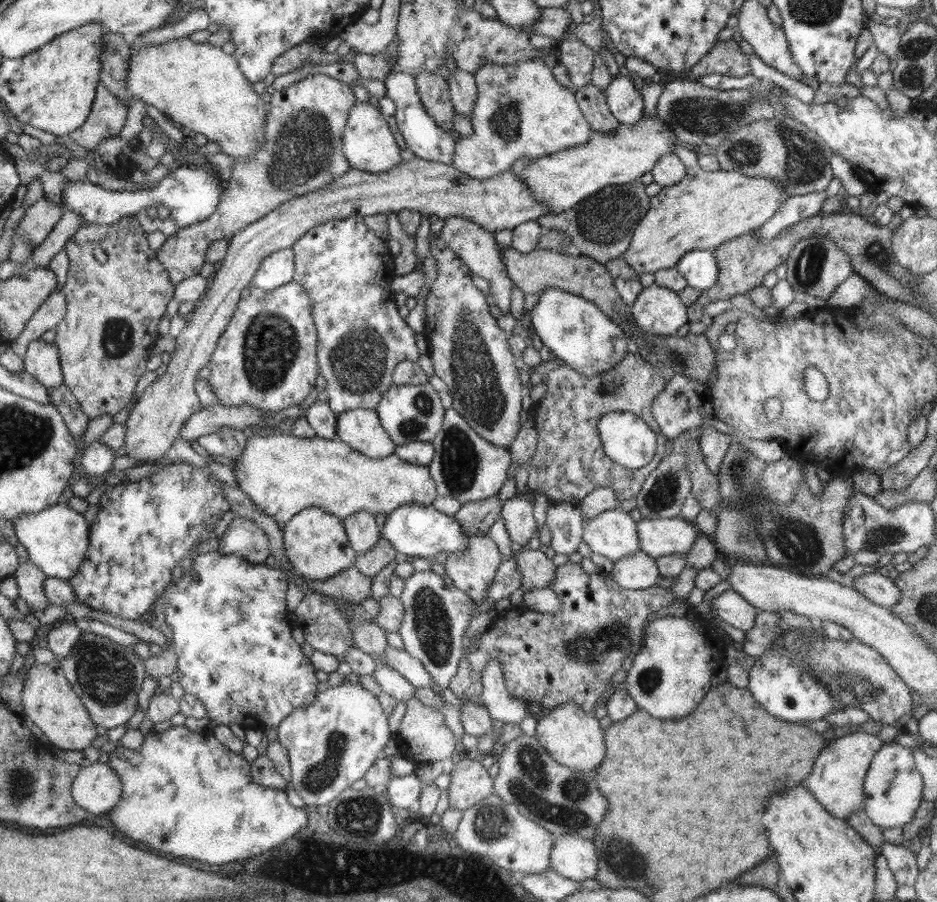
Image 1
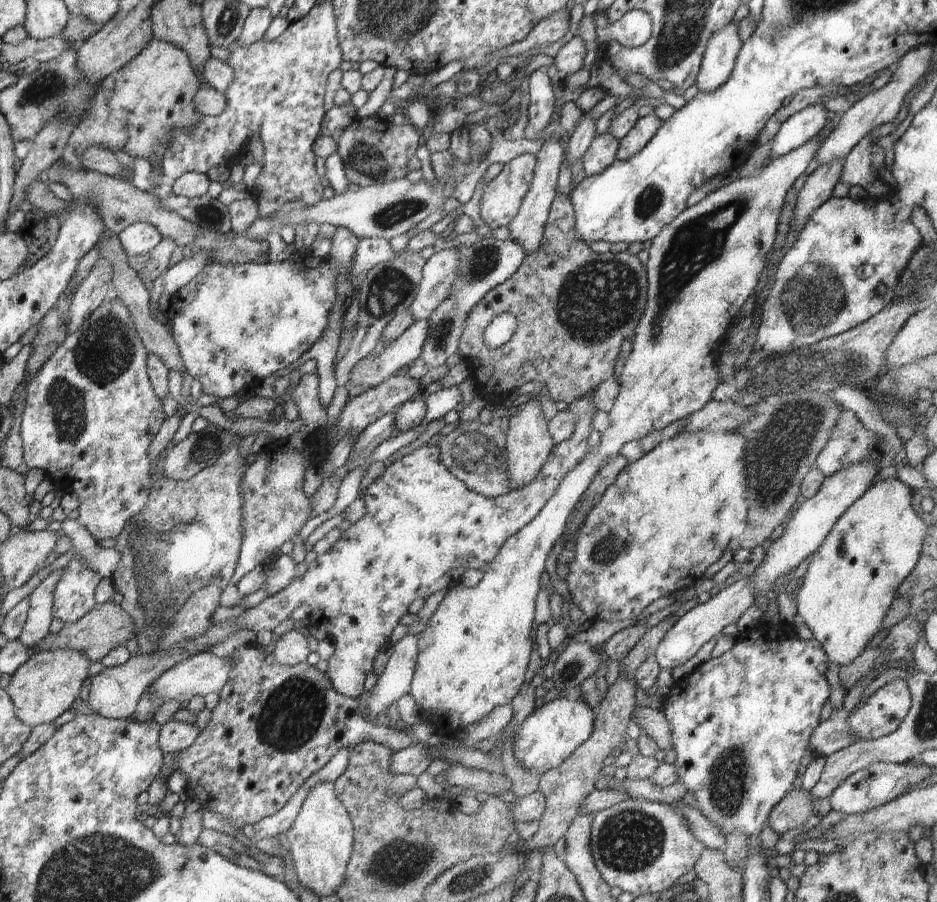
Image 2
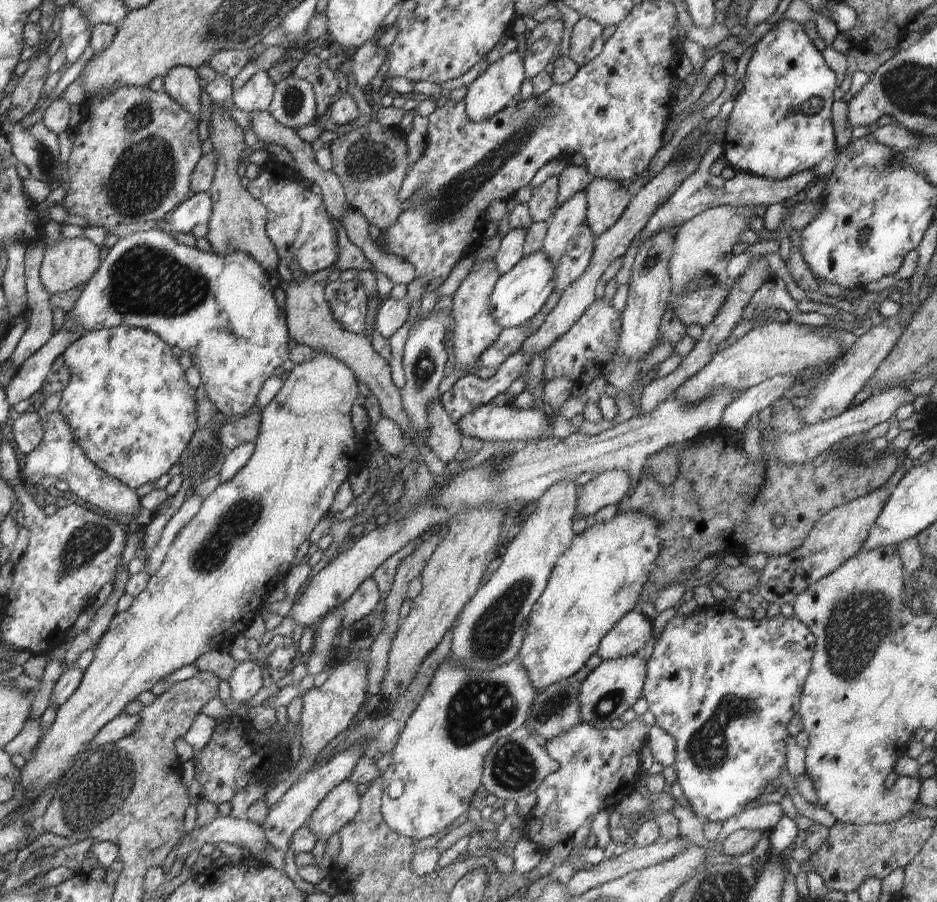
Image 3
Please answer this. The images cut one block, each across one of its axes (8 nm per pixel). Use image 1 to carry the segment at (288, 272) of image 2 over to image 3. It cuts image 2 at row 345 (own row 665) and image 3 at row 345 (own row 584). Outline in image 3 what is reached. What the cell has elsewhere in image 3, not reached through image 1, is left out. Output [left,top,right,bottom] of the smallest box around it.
[68,229,291,417]

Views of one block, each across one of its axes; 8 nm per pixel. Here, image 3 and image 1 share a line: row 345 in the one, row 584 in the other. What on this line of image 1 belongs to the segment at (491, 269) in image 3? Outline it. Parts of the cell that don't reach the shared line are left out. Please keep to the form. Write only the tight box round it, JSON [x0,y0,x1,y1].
[445,534,502,604]

